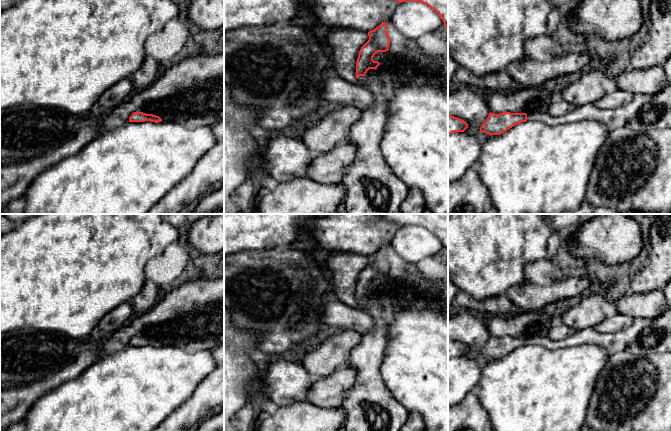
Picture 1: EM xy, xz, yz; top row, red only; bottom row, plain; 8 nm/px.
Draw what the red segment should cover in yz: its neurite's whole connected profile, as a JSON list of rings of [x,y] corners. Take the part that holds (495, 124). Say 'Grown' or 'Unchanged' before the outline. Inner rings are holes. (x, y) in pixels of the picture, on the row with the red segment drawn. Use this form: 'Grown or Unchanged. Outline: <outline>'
Grown. Outline: [[[666,84],[657,94],[635,93],[629,103],[615,109],[601,109],[590,103],[559,117],[539,110],[528,113],[490,112],[480,131],[500,135],[526,121],[540,121],[548,125],[595,121],[604,124],[609,130],[628,128],[637,132],[671,129],[671,86]]]

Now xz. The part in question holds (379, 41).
Grown. Outline: [[[382,22],[378,27],[368,32],[369,40],[361,47],[356,61],[356,77],[359,86],[369,90],[375,97],[375,102],[362,111],[361,118],[355,123],[349,133],[348,141],[357,147],[355,160],[346,167],[342,184],[346,188],[344,204],[347,214],[401,214],[401,205],[407,197],[408,187],[393,172],[383,157],[380,141],[386,125],[383,93],[383,82],[380,73],[376,70],[380,65],[373,57],[378,52],[389,50],[390,38],[387,24]]]

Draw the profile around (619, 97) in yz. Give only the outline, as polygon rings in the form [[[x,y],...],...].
[[[617,88],[611,93],[606,93],[602,98],[594,104],[601,109],[615,109],[629,103],[633,98],[633,94]]]

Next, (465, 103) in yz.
[[[462,85],[457,91],[448,92],[448,115],[460,118],[468,124],[464,132],[477,135],[489,113],[488,104],[474,88]]]

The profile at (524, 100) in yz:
[[[545,86],[521,88],[514,92],[493,91],[489,95],[489,110],[499,114],[528,113],[533,110],[547,112],[550,104],[557,96]]]

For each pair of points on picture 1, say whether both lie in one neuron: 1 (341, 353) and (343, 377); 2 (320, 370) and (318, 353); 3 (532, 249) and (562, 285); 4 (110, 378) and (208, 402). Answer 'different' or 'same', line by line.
1: different
2: same
3: different
4: different

